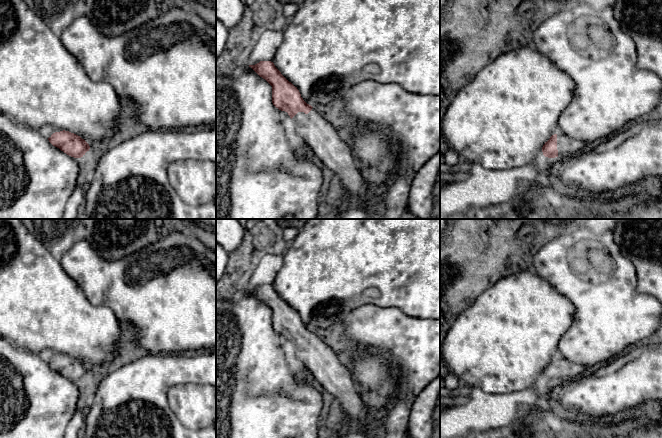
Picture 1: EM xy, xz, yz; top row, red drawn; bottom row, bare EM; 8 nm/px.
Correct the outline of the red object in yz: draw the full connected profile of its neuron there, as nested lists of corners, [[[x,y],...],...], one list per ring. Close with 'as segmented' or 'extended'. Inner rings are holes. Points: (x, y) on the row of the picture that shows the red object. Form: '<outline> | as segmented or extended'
[[[560,133],[554,134],[545,142],[542,152],[545,157],[555,158],[578,154],[587,149],[591,144],[582,140],[570,138]]] | extended

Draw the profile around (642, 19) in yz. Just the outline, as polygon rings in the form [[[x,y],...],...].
[[[617,0],[613,12],[620,28],[634,41],[638,65],[655,73],[662,81],[662,0]]]

